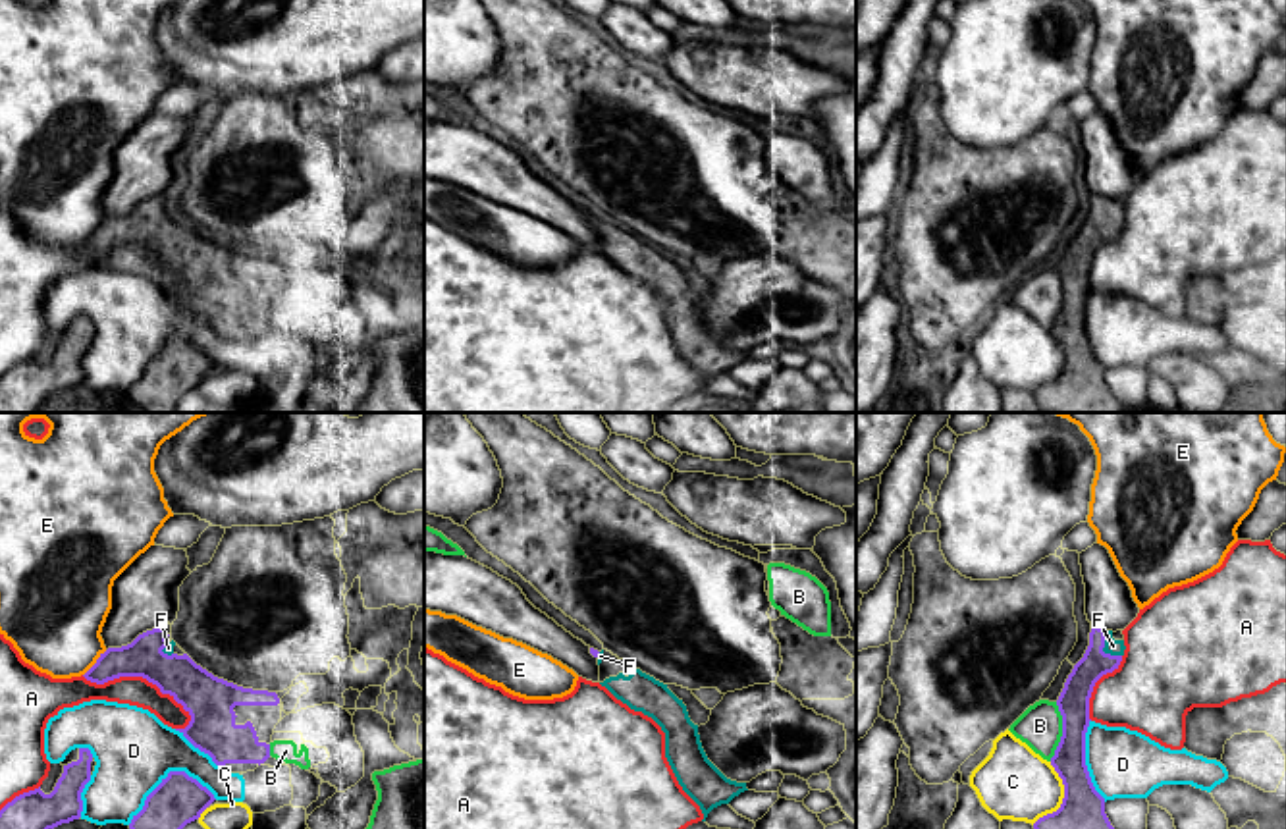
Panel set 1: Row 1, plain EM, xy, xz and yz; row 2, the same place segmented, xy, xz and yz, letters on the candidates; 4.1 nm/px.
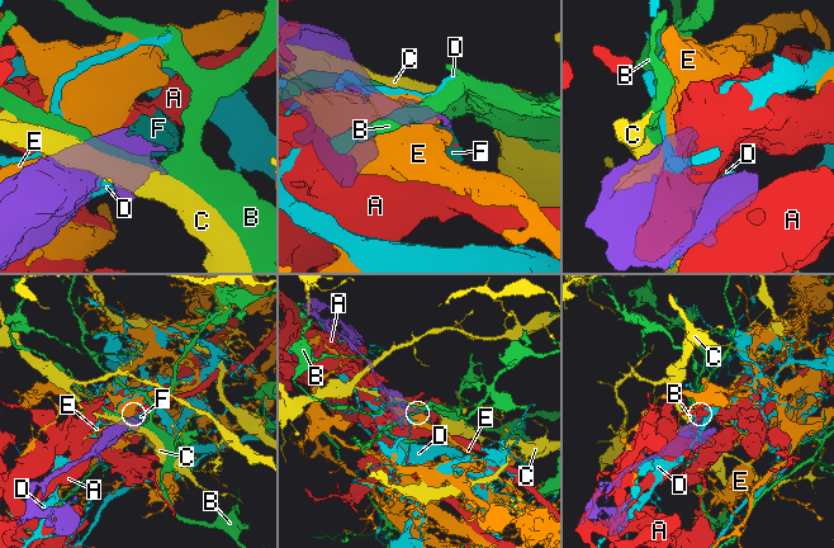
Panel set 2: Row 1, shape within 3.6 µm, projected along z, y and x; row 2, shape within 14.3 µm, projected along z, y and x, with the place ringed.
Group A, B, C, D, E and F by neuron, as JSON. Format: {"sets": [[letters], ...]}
{"sets": [["A"], ["B"], ["C"], ["D"], ["E"], ["F"]]}

